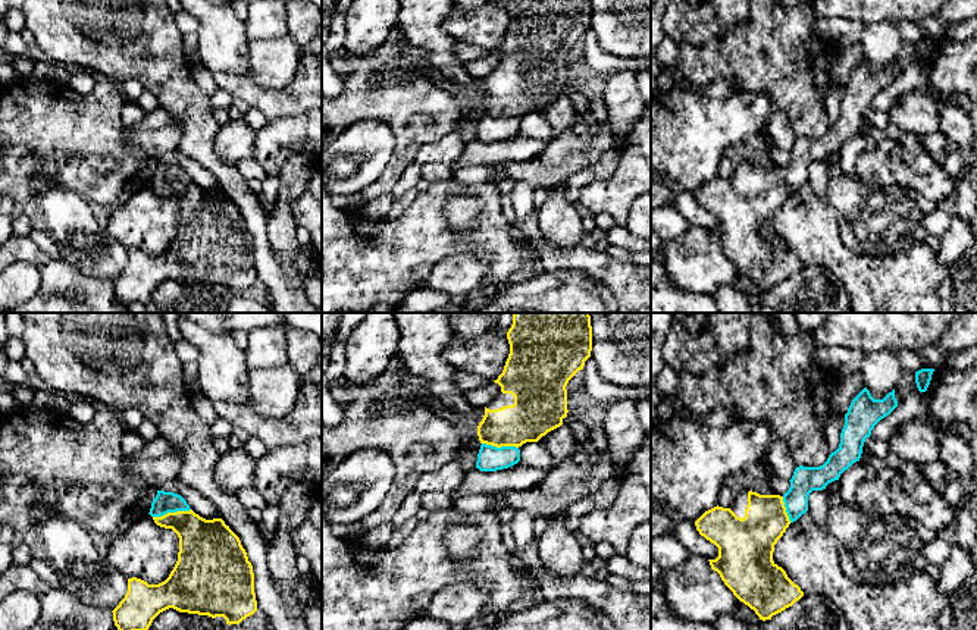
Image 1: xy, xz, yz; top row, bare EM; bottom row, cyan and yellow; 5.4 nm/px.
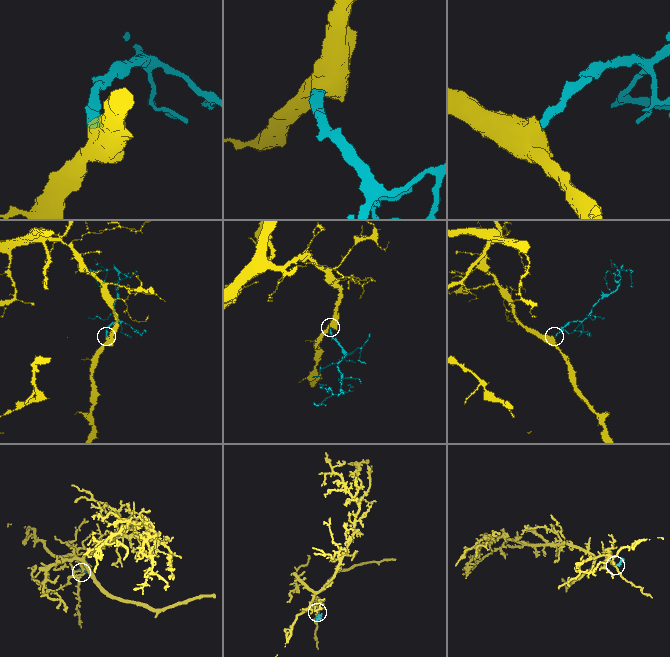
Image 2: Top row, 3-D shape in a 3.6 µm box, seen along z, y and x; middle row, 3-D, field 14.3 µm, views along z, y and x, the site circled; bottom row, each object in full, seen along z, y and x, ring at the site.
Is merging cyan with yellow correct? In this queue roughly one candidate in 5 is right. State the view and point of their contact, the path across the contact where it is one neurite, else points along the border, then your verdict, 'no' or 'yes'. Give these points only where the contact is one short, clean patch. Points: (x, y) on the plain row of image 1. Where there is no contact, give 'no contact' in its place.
contact xy (171, 182); way xy (165, 174), (171, 182), (203, 215); yes

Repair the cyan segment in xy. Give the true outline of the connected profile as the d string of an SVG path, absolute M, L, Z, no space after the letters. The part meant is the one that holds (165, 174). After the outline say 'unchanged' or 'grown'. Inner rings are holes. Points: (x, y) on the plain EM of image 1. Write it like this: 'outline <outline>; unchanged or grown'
outline M157 162L148 185L157 197L178 206L178 232L169 248L159 256L128 250L128 263L112 282L119 303L126 307L132 303L147 304L153 291L169 279L212 289L223 288L229 297L239 295L257 282L253 236L239 209L222 189L206 191L195 185L181 166L165 162Z; grown

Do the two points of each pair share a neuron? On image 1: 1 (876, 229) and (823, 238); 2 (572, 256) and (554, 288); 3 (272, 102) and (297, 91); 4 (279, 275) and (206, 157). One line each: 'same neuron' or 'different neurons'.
1: different neurons
2: different neurons
3: same neuron
4: same neuron

